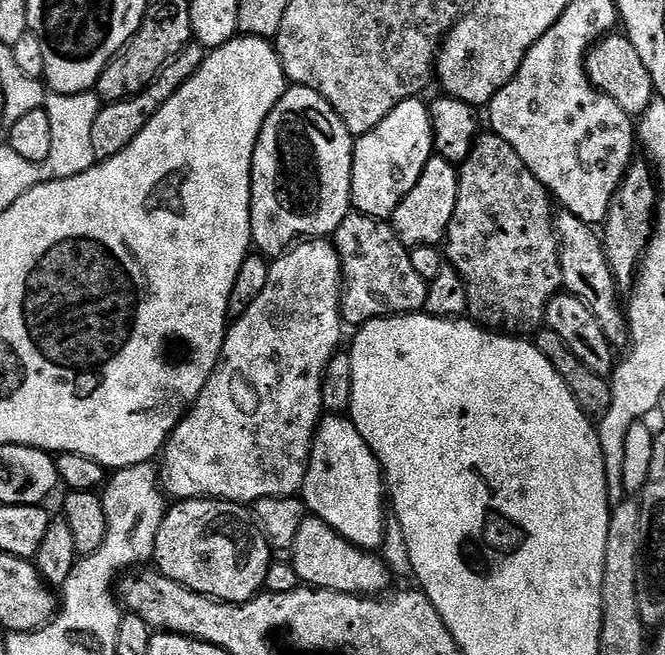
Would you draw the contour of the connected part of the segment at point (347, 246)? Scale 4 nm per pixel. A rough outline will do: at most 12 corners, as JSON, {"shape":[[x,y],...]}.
{"shape":[[353,210],[334,243],[349,325],[416,314],[429,281],[387,219]]}

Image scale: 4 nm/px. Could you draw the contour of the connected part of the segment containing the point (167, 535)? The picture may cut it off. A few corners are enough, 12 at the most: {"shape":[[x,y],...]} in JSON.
{"shape":[[249,505],[169,507],[159,571],[243,604],[267,585],[273,545]]}

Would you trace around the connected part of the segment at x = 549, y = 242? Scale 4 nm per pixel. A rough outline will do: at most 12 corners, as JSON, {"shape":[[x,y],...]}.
{"shape":[[483,133],[446,256],[485,325],[536,328],[561,291],[554,200]]}

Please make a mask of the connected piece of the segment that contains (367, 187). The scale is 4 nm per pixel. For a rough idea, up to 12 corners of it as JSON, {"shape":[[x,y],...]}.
{"shape":[[404,100],[355,141],[364,192],[406,198],[434,154],[432,109]]}

